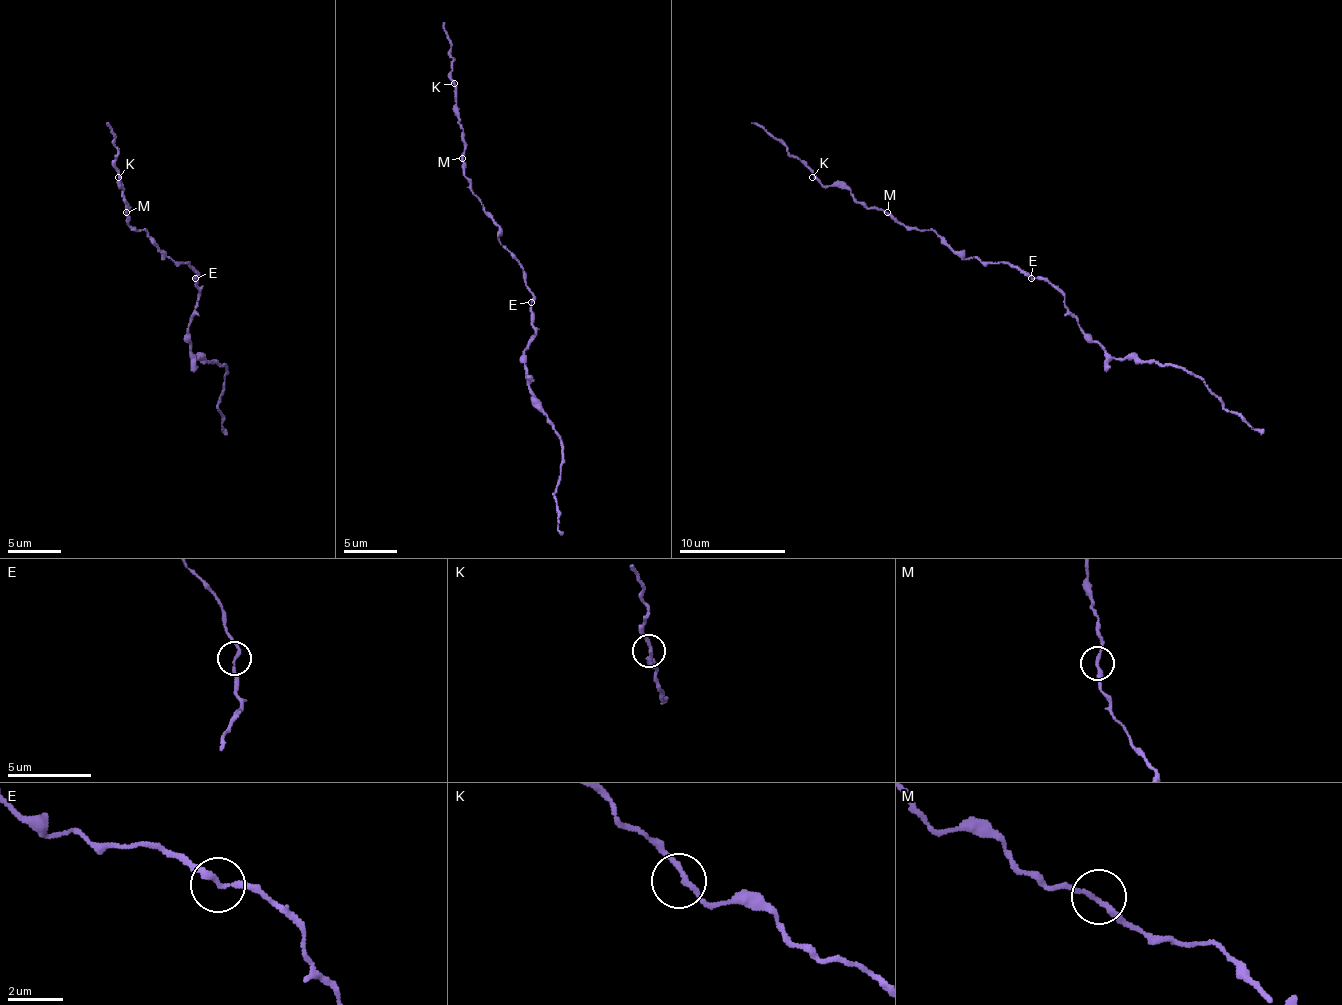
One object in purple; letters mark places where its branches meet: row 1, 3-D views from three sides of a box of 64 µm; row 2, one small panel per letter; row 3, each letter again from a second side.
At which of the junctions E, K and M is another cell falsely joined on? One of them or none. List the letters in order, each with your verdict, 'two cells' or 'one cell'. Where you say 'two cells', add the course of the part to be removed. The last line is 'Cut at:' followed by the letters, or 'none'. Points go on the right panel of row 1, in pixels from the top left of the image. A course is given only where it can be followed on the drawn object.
E: one cell
K: one cell
M: one cell
Cut at: none

